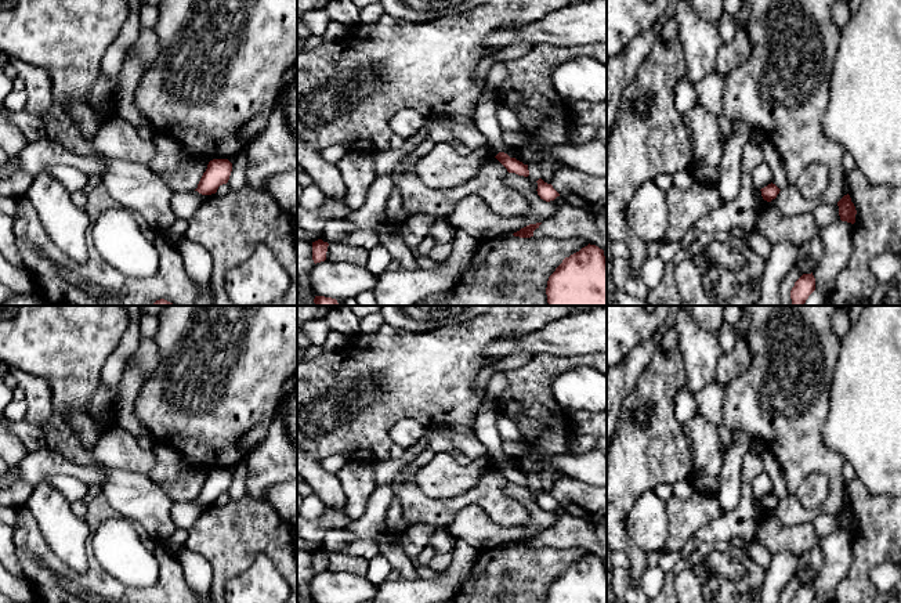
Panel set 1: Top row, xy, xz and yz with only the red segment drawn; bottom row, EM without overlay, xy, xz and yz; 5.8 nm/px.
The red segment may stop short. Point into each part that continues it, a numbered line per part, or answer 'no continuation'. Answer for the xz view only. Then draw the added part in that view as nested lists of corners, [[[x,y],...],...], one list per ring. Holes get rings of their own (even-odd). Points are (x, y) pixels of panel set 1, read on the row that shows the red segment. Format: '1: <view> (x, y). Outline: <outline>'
no continuation

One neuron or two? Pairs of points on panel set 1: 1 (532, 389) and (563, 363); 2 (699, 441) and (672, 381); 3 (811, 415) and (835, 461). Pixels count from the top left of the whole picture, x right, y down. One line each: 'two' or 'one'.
1: one
2: two
3: one

